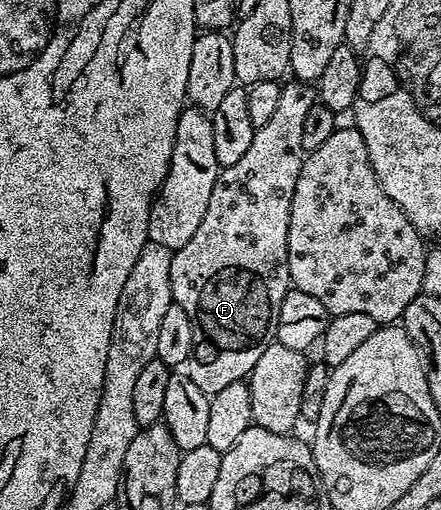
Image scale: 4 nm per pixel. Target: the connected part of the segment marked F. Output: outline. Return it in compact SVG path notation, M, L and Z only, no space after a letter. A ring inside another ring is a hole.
M288 80L280 87L278 105L270 115L270 120L266 124L256 127L254 140L250 140L250 149L238 164L230 164L223 167L214 184L214 192L210 192L210 205L206 208L206 216L202 216L202 224L198 224L198 232L190 236L187 244L182 244L182 248L172 255L170 264L170 288L172 289L172 300L175 305L190 316L192 325L192 355L188 357L186 363L186 373L202 392L210 396L222 392L222 388L227 388L235 382L243 382L251 374L254 364L258 364L262 352L266 352L269 344L276 341L276 325L278 324L278 312L282 308L282 300L288 295L290 289L290 279L288 277L288 229L290 228L290 204L294 200L294 184L298 184L298 176L302 172L306 152L302 148L302 128L304 127L306 112L318 101L318 94L309 83Z

